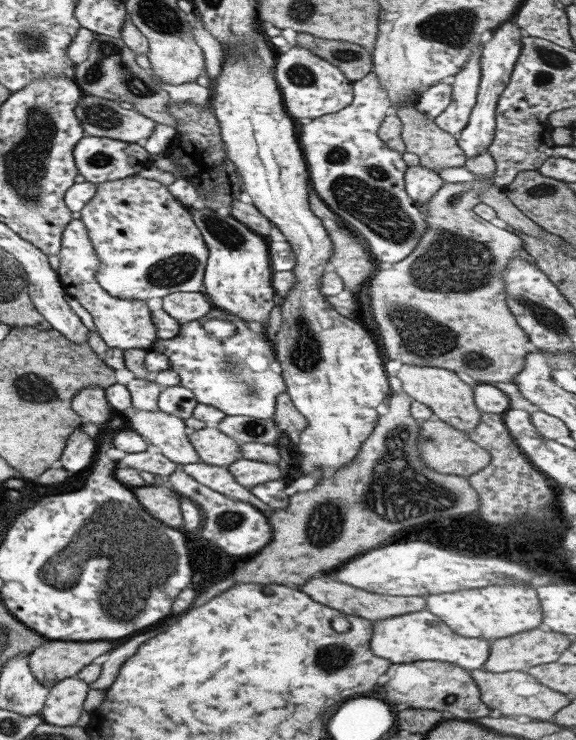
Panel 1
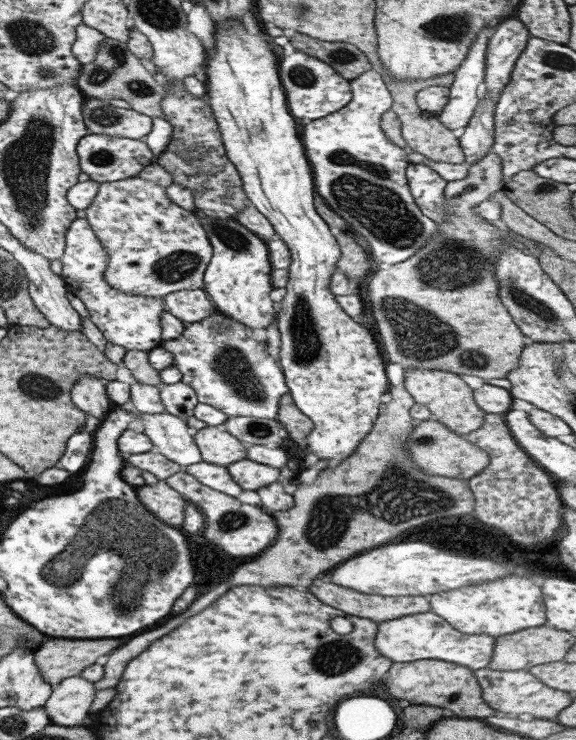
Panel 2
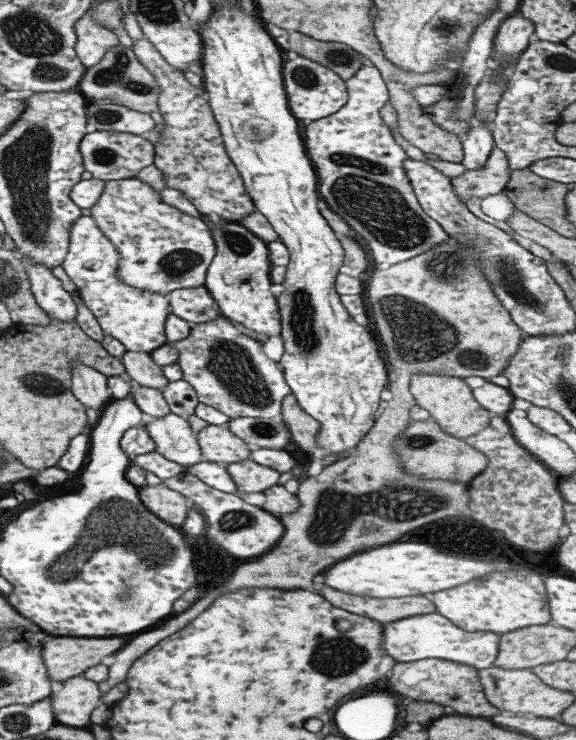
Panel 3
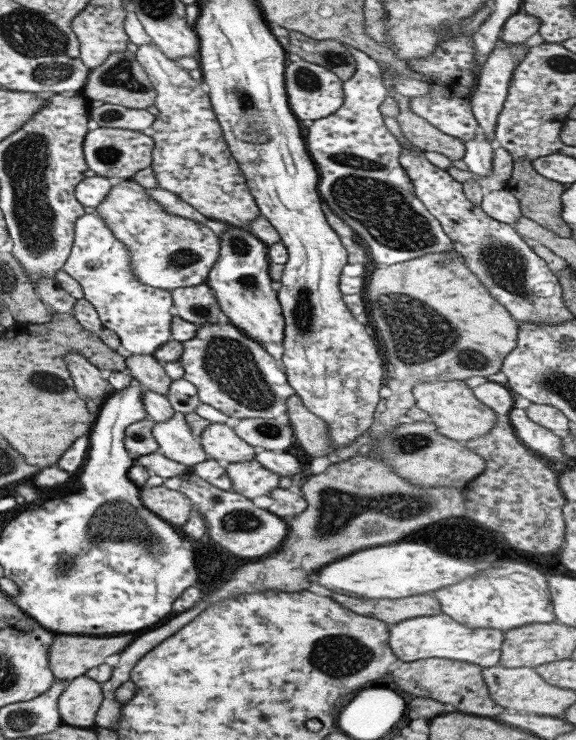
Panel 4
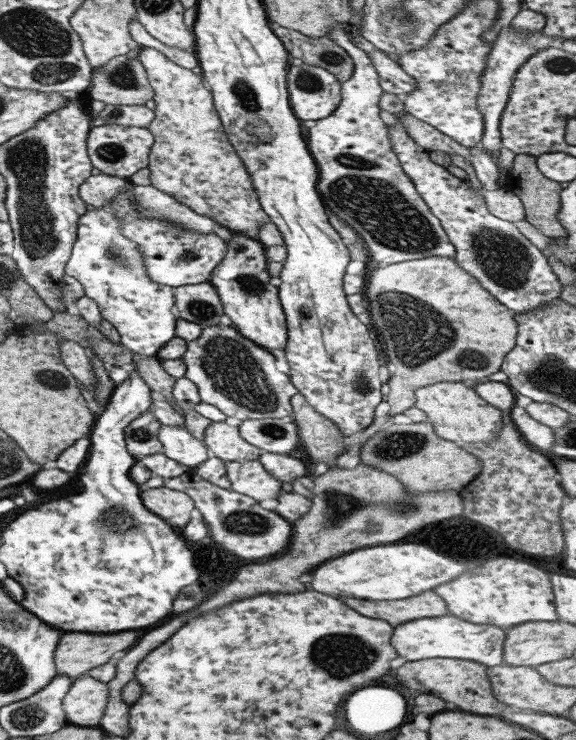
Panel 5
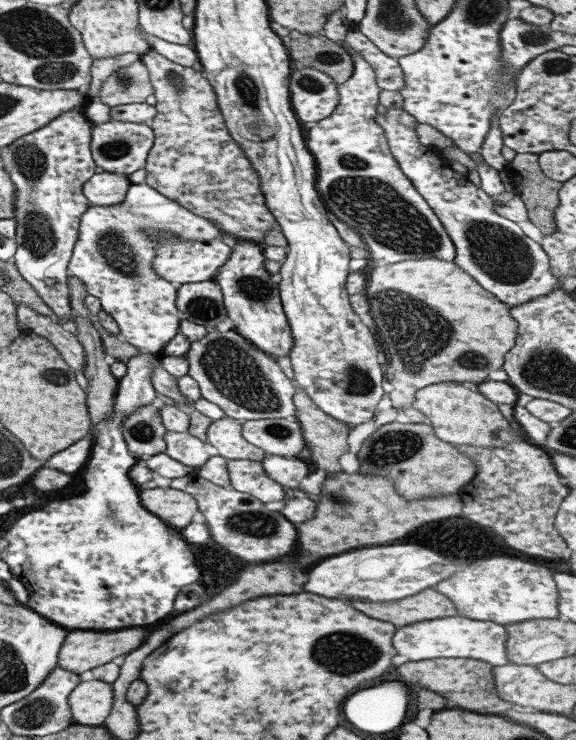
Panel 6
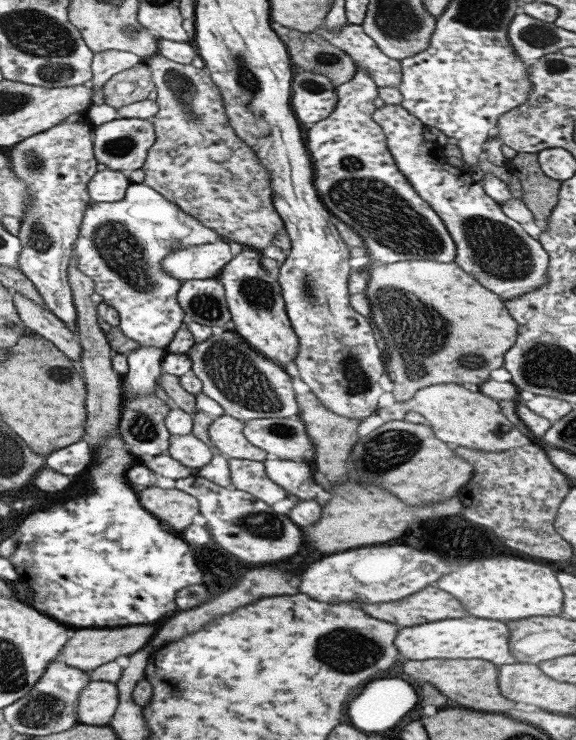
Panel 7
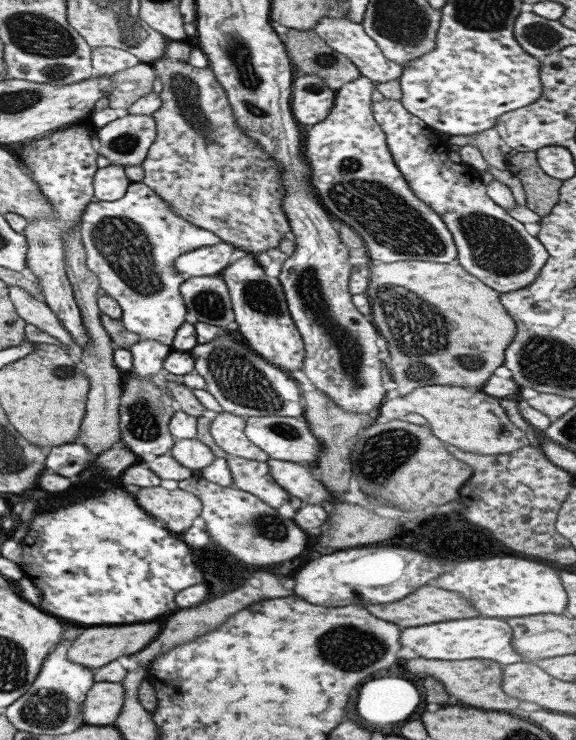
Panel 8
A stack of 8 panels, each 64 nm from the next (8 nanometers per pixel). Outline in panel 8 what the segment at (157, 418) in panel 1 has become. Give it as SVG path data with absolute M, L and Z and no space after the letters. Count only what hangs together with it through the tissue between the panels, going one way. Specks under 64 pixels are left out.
M175 438L169 454L185 468L190 468L195 474L213 462L214 454L196 438Z

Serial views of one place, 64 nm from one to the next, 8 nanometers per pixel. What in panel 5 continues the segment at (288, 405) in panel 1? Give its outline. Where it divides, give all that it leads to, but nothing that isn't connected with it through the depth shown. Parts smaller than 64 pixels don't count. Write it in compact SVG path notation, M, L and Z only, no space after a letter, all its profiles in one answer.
M302 394L290 398L292 421L296 424L298 439L313 462L325 462L333 467L335 459L344 452L341 431L328 418L309 406Z

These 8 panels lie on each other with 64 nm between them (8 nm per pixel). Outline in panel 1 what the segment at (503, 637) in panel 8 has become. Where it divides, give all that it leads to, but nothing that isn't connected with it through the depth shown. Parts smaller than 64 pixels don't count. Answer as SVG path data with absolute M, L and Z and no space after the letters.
M427 609L407 612L405 616L392 616L383 620L373 620L371 652L393 664L415 661L439 661L453 663L466 671L475 671L489 656L490 641L486 638L471 638L453 632L441 619Z

